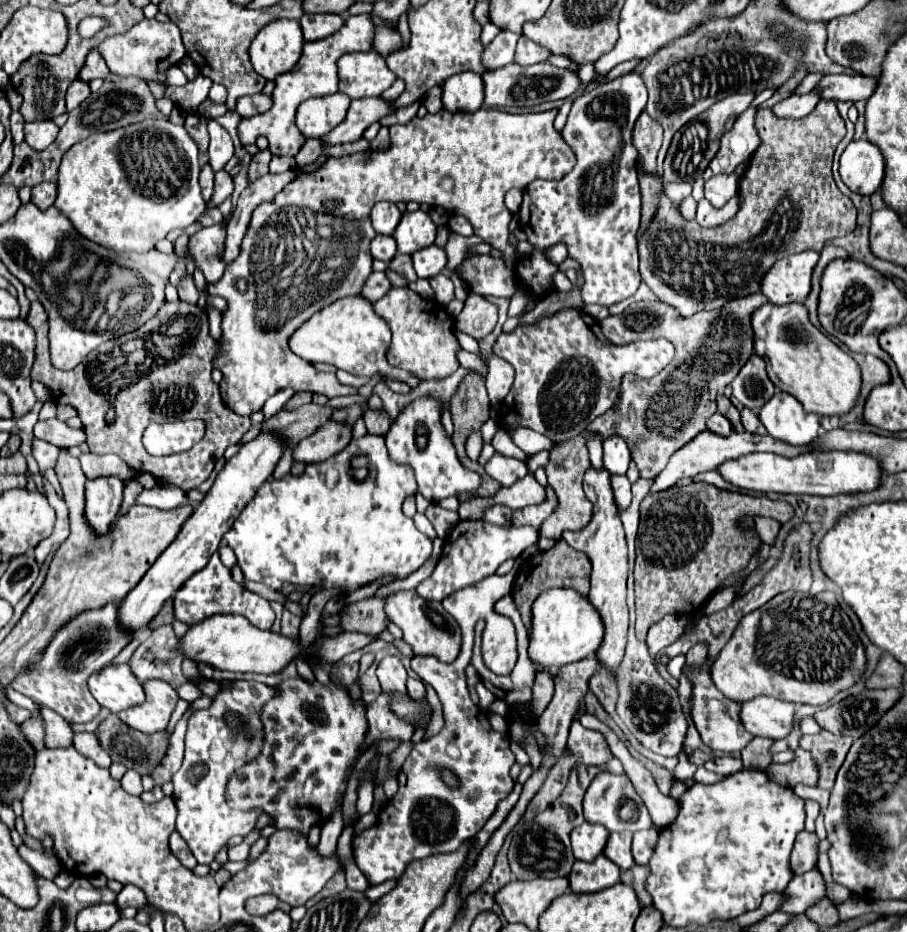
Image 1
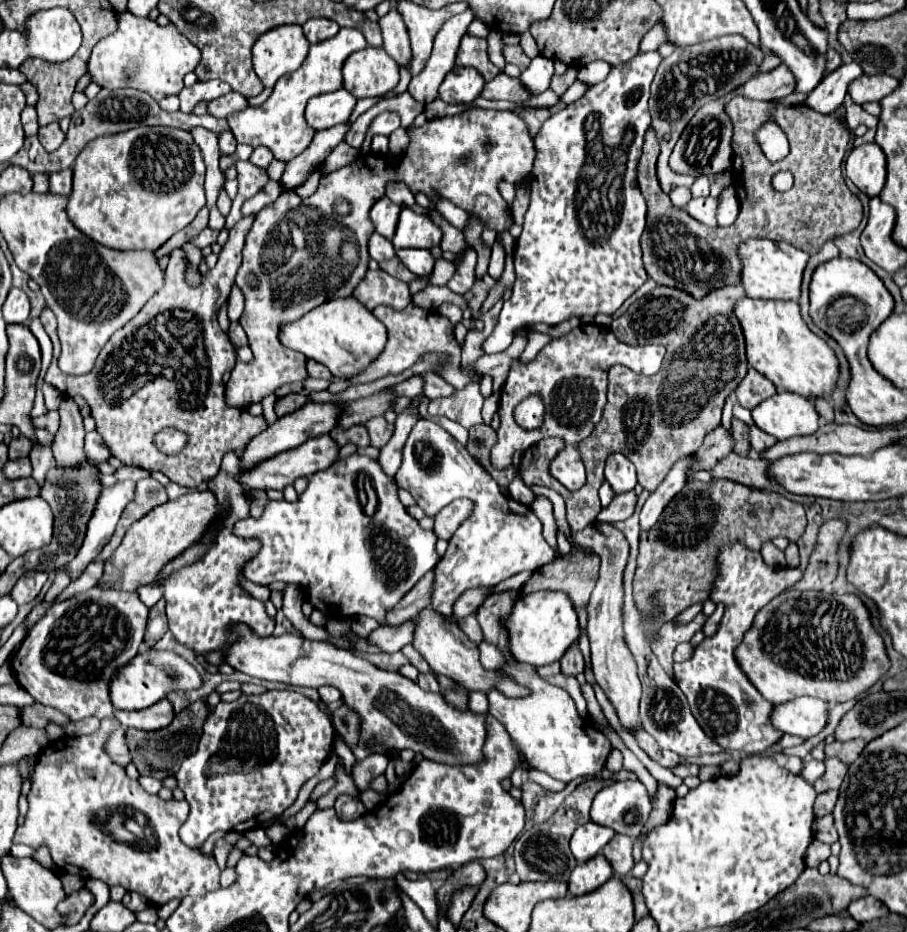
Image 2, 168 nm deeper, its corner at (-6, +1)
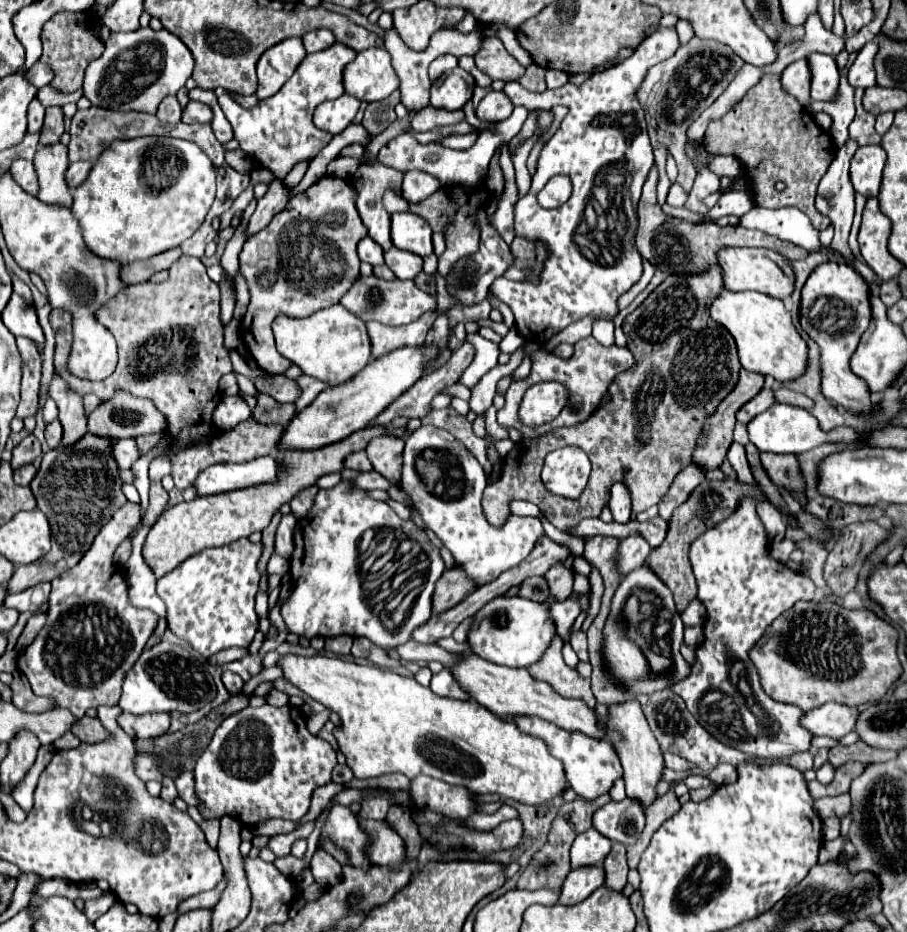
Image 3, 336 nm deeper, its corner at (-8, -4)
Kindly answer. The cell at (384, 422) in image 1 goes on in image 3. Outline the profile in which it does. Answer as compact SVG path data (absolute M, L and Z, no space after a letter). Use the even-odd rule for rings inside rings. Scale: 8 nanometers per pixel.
M379 435L367 445L367 455L373 469L387 477L393 485L397 485L401 479L401 451L403 439L393 435Z

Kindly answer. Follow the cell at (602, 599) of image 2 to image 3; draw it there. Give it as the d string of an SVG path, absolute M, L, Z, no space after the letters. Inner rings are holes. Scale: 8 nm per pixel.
M637 699L625 701L625 703L613 703L609 707L609 719L607 719L607 739L613 745L613 749L617 751L621 765L623 765L623 779L627 785L627 797L631 799L639 799L643 809L655 801L657 793L655 793L655 785L661 777L661 769L663 769L663 753L659 749L659 743L655 739L655 735L651 733L645 715L641 711L641 705Z

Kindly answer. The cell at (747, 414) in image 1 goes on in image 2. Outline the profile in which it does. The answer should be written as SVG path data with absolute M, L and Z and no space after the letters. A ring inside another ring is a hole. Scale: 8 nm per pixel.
M751 426L751 448L753 448L757 454L761 454L761 450L771 448L775 442L777 442L777 440L771 438L767 432L757 430L755 426Z

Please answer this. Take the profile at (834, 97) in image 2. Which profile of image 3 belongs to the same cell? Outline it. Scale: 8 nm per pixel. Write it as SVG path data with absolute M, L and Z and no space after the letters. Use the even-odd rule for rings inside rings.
M869 41L857 55L855 63L849 67L847 81L851 87L873 87L875 85L875 71L873 71L873 55L877 53L877 41Z

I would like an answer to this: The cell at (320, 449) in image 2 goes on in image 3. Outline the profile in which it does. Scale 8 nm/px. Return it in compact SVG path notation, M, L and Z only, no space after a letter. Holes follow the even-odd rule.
M263 455L249 463L217 463L201 471L195 487L199 495L215 495L277 481L279 481L277 457Z

